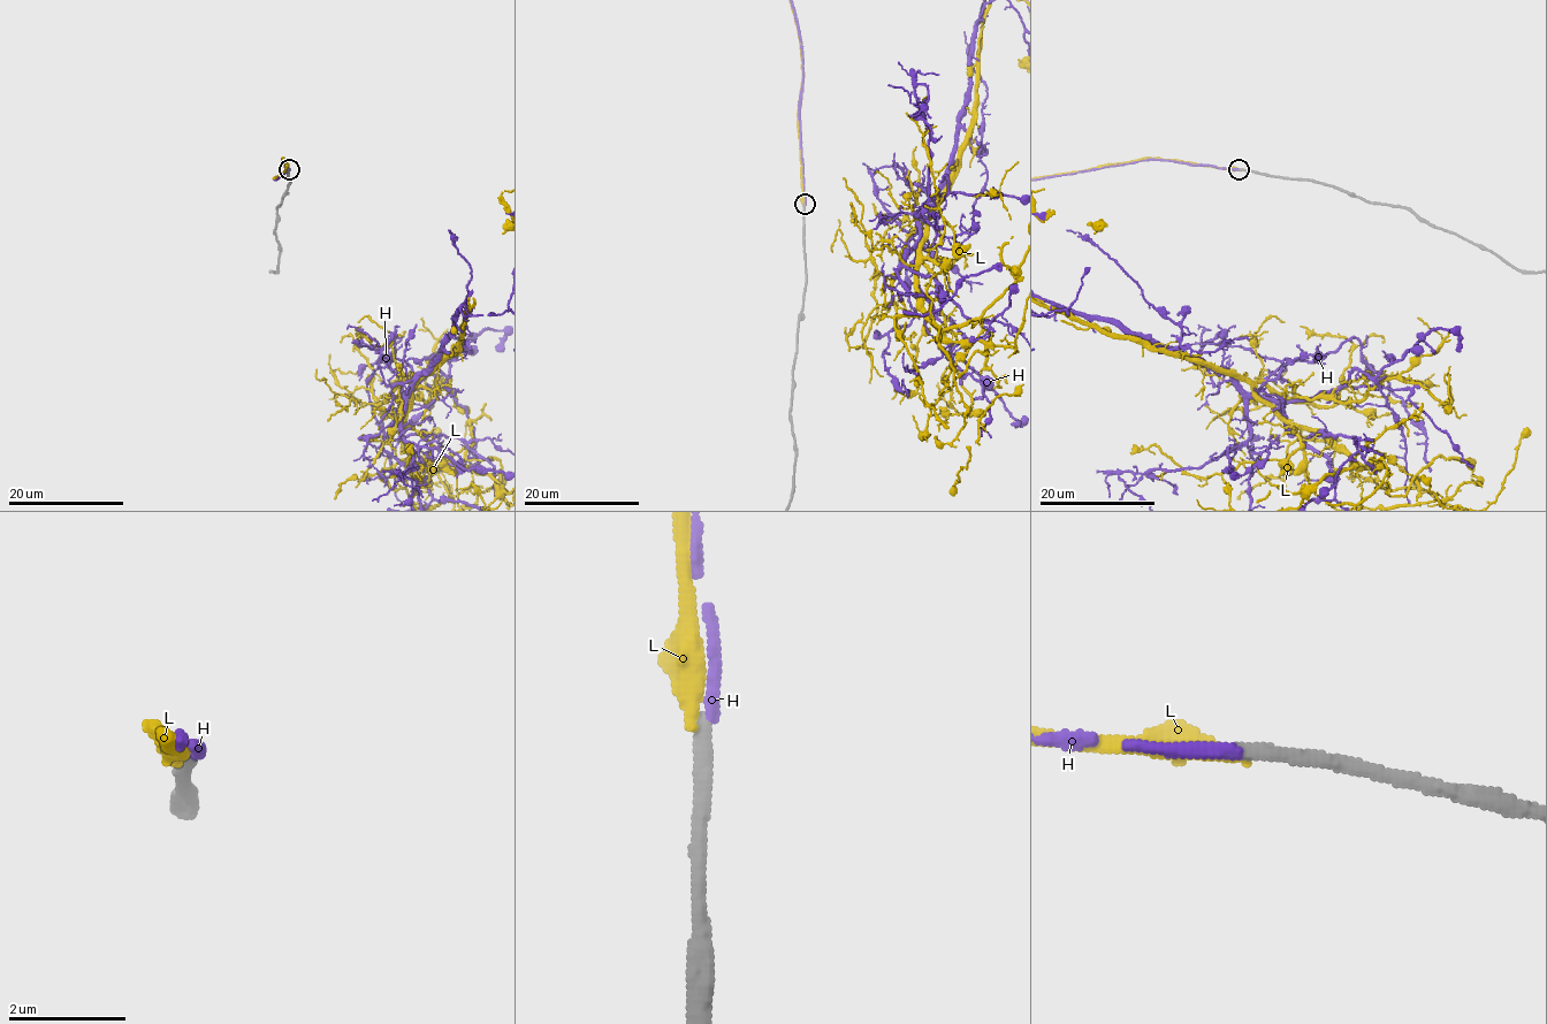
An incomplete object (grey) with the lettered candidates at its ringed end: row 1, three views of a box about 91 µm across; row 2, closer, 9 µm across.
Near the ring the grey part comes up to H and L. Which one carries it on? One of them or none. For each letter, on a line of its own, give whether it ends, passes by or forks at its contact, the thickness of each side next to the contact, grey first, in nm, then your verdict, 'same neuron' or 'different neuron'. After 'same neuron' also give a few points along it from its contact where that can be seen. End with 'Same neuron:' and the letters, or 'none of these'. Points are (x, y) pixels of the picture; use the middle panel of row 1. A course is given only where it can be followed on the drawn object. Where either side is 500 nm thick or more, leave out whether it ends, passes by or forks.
H: it ends; calibres 280 and 220 nm; same neuron
L: it ends; calibres 280 and 320 nm; different neuron
Same neuron: H

